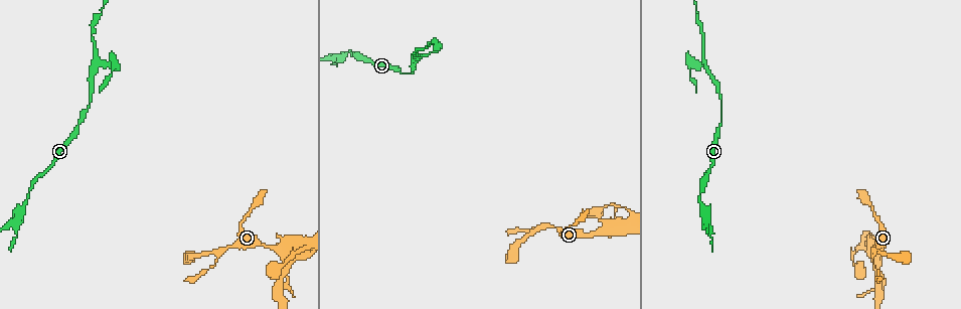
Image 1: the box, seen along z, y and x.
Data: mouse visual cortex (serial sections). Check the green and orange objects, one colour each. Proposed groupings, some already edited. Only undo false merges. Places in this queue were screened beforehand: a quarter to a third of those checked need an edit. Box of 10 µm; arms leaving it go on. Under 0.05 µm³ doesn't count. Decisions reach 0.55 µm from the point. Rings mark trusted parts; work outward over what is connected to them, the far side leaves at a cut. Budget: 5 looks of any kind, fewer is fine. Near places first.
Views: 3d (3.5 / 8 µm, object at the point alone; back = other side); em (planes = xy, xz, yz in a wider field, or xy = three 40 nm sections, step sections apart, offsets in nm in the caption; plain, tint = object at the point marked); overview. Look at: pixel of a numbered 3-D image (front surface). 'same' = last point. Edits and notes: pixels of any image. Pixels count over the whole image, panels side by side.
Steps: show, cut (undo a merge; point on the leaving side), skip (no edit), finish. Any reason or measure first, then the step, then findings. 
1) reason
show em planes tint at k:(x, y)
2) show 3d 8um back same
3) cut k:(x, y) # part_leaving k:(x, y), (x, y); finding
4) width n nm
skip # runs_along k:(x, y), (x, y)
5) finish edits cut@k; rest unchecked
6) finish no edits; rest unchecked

show 3d 8um at 1:(92, 62)

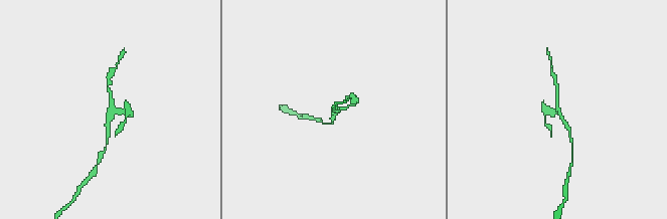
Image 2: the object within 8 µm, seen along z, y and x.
now the EM
show em xy step 5 tint same

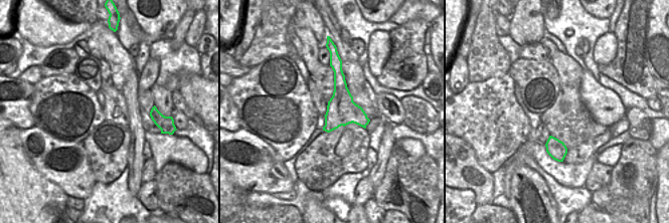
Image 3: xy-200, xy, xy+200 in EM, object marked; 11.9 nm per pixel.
width 360 nm
cut 2:(128, 111) # two cells meet here

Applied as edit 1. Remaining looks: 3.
show overview

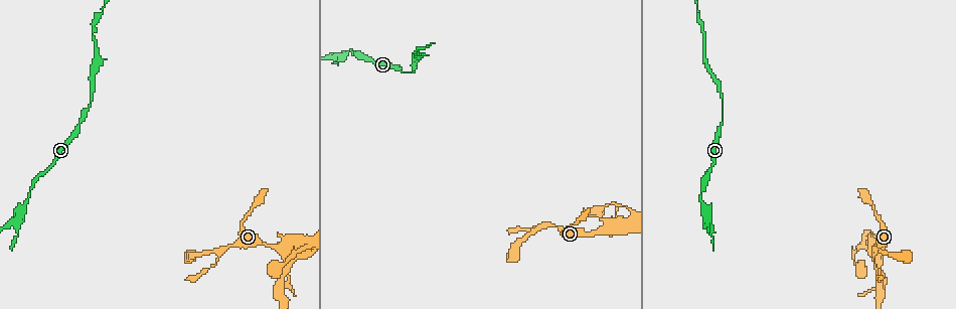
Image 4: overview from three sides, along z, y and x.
side arm on a straight run
show 3d 3.5um at 4:(608, 228)

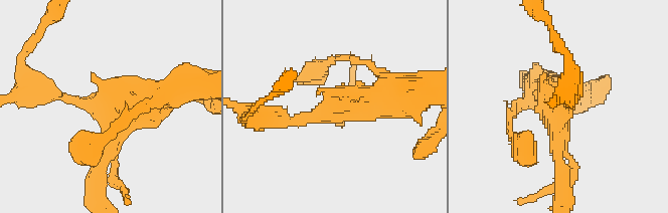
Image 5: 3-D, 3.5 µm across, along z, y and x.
arms 3; arm_widths 200, 250, 450 nm
show em xy step 5 tint at 5:(110, 101)

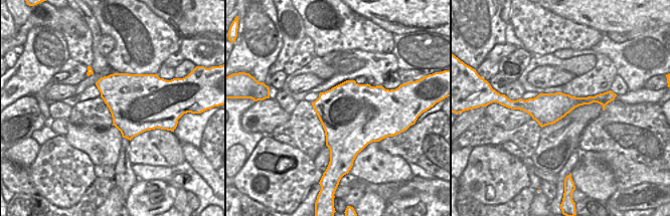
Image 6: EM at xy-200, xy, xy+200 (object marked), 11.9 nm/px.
width 750 nm
skip # runs_along 6:(604, 100), (523, 108); continuous, no second cell

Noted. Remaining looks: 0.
finish edits cut@2; rest unchecked

